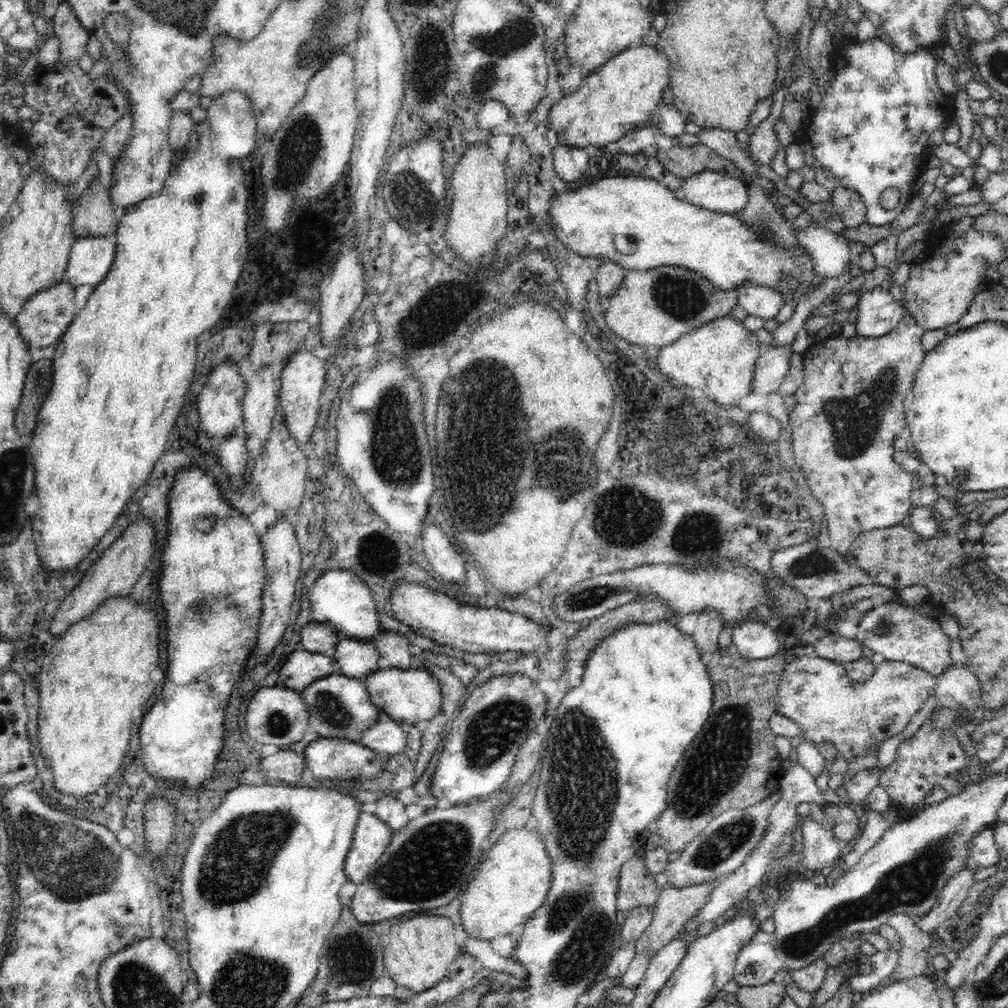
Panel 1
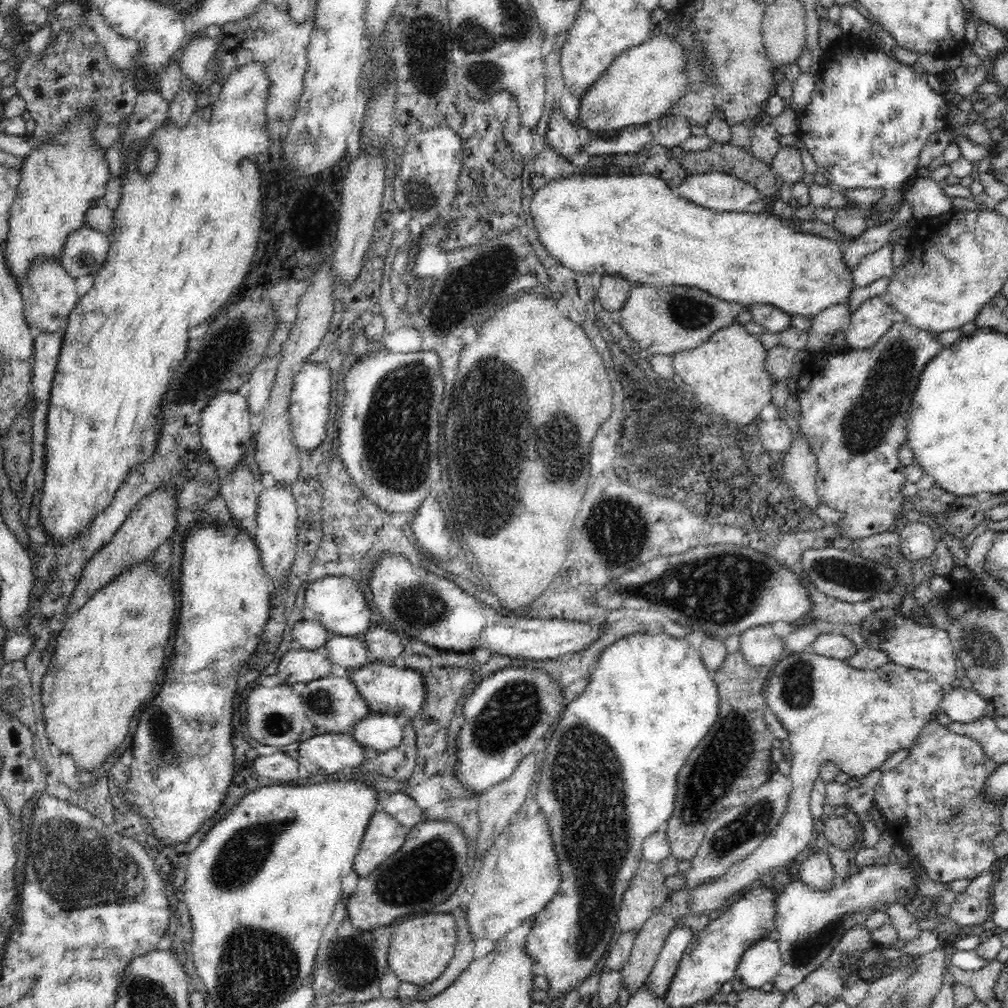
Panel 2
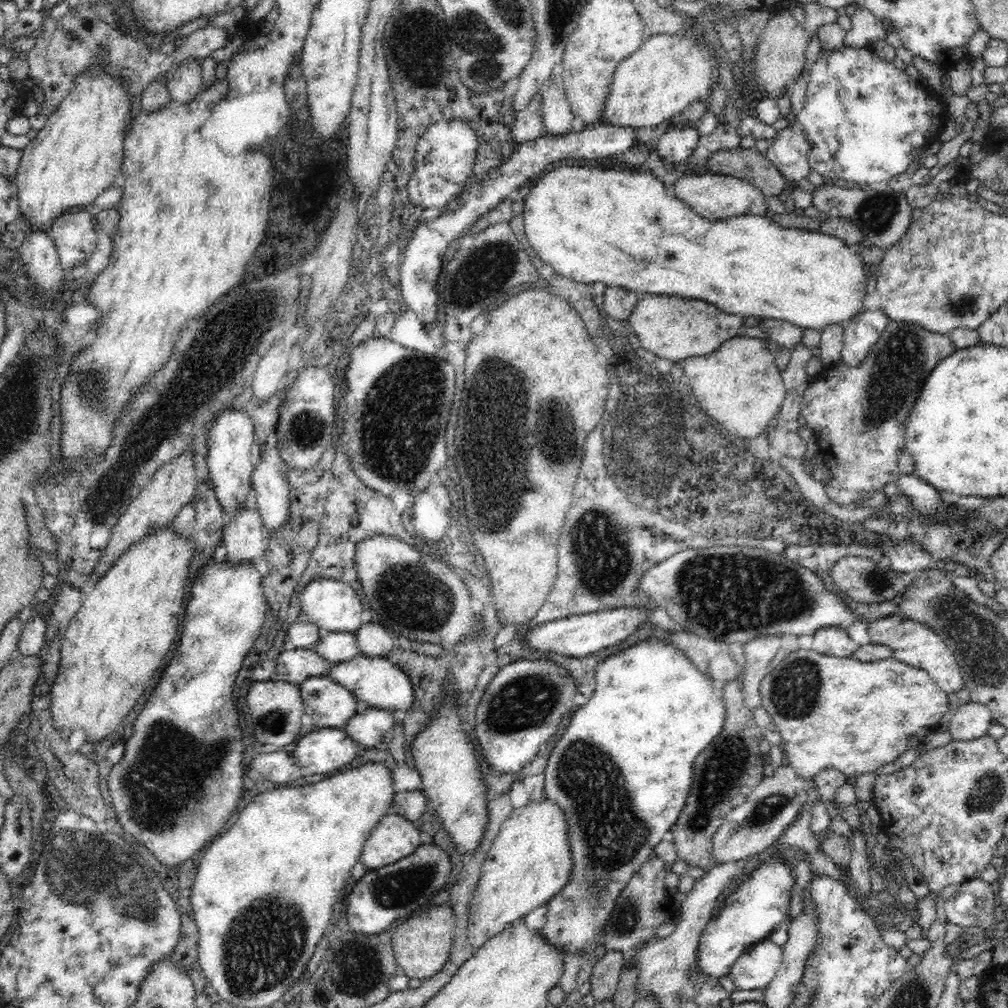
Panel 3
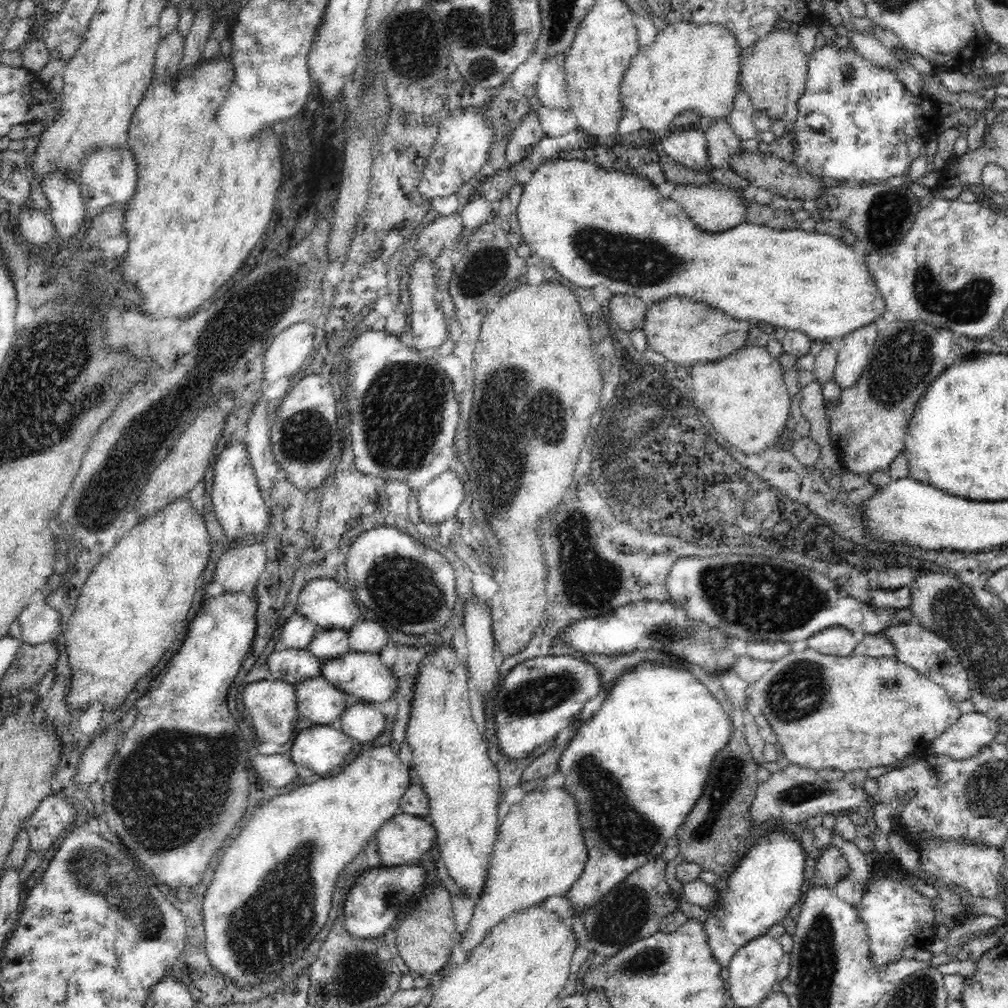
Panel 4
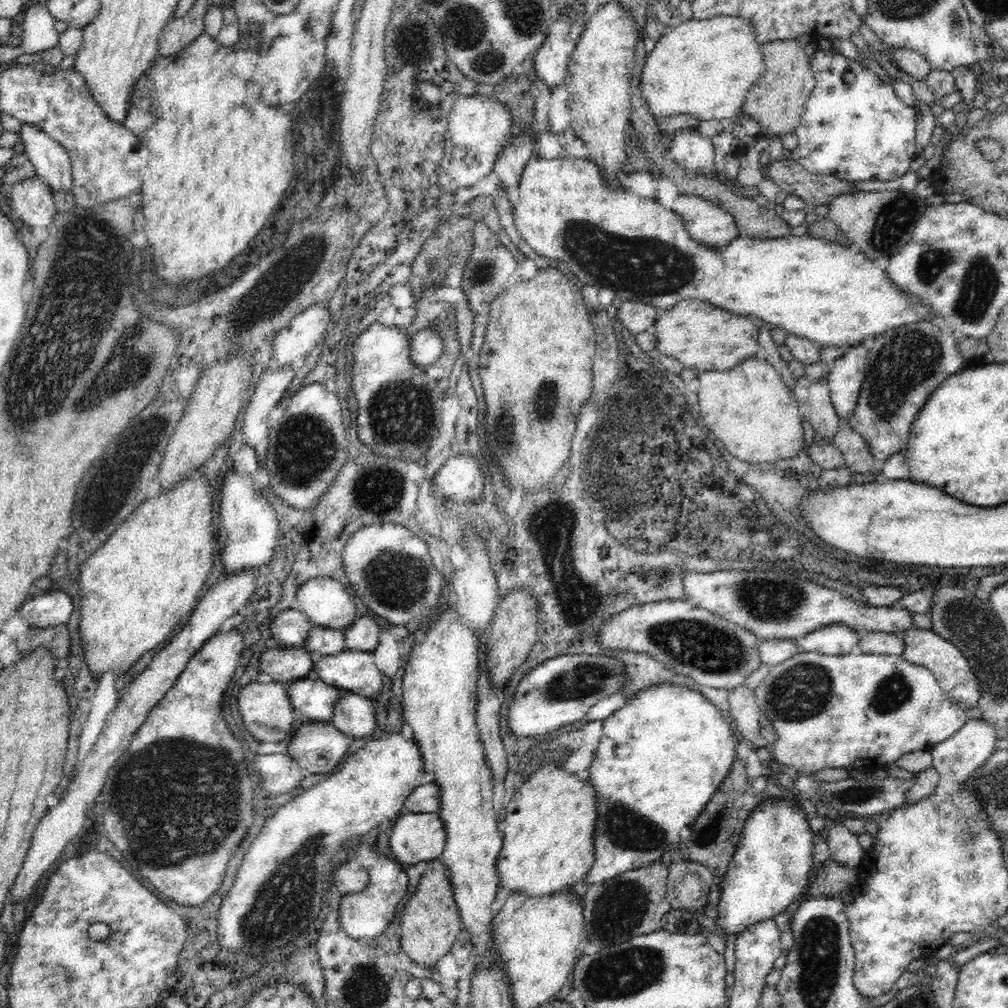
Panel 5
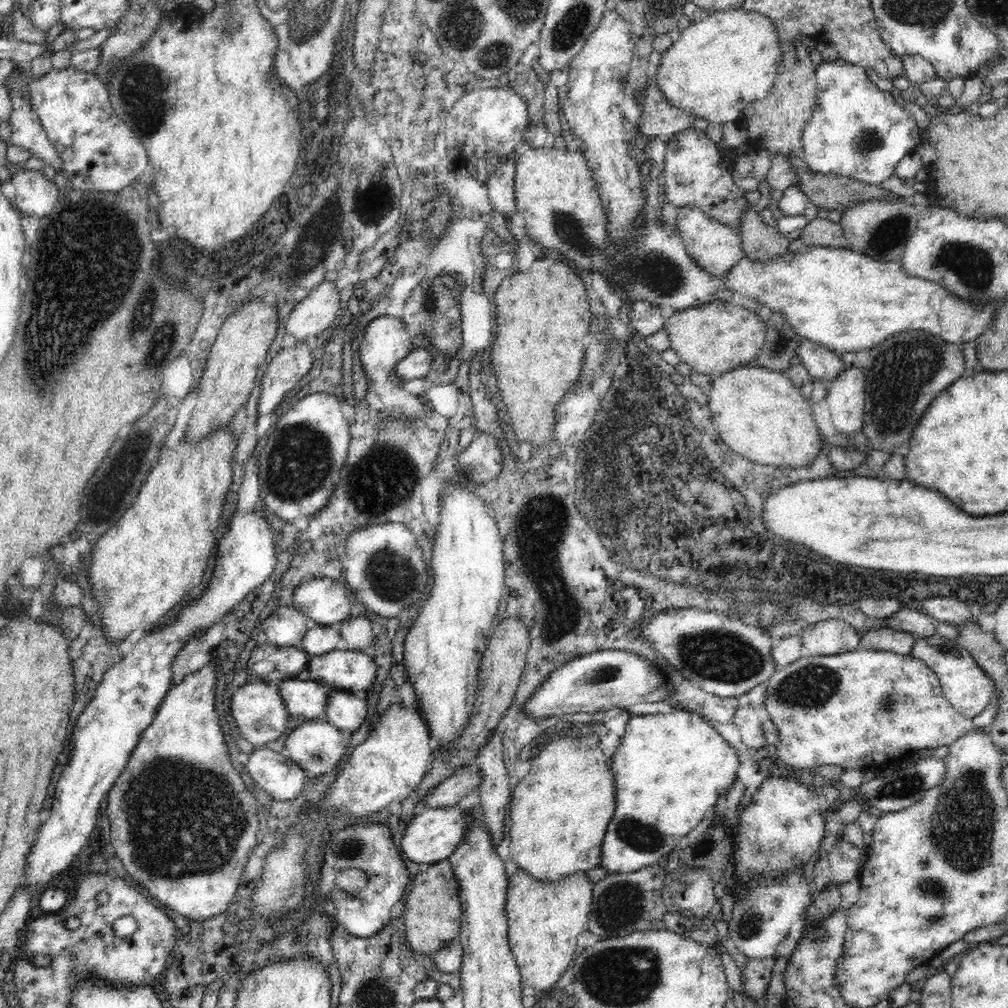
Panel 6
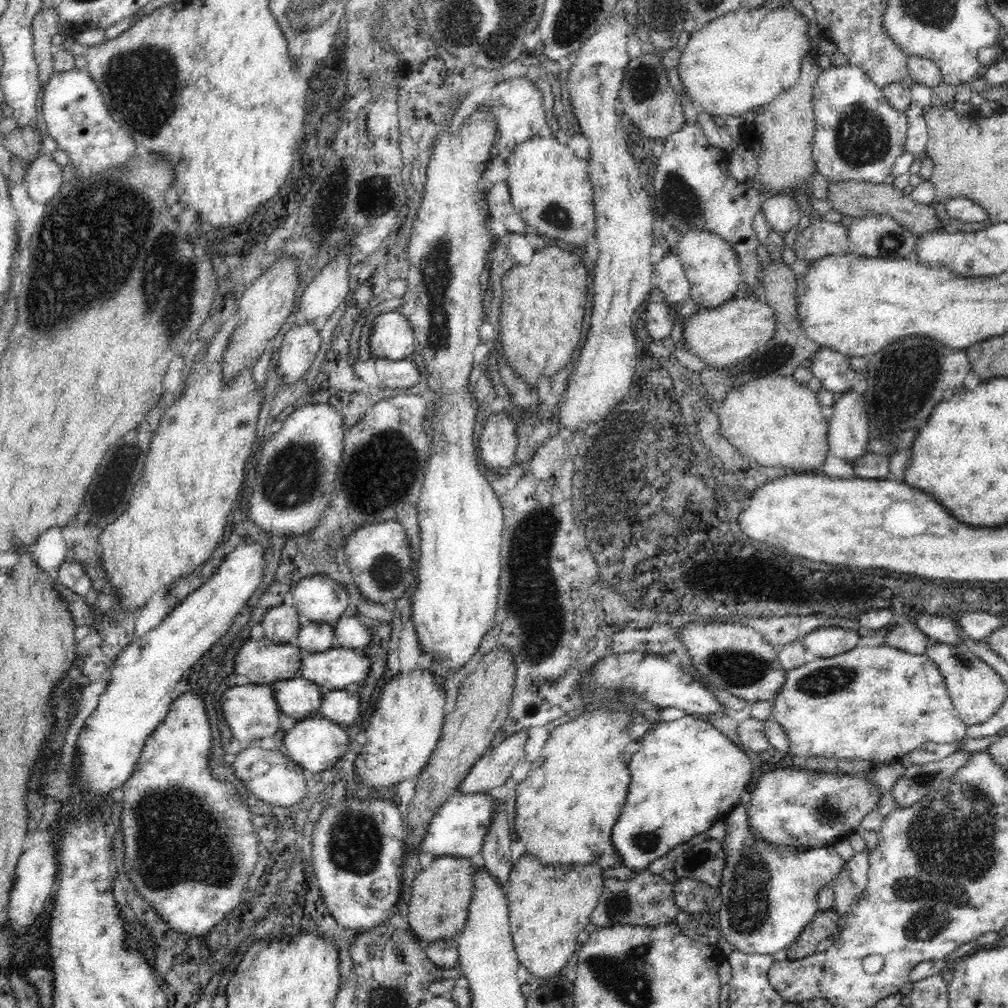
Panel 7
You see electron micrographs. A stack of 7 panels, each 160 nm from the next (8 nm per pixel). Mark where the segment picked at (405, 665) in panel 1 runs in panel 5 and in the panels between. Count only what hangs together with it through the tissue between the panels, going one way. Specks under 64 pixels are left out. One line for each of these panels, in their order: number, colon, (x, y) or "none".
2: (382, 645)
3: (374, 640)
4: (366, 636)
5: (362, 635)

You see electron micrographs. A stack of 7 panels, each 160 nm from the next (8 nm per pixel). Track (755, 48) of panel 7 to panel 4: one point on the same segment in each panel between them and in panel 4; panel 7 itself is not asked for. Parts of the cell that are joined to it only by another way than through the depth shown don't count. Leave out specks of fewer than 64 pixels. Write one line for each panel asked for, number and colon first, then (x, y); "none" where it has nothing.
4: (688, 66)
5: (706, 68)
6: (718, 66)

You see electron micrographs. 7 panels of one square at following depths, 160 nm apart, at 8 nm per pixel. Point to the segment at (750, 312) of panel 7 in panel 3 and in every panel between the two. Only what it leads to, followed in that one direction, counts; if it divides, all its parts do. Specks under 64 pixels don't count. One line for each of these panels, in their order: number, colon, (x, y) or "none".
3: (674, 328)
4: (686, 332)
5: (701, 336)
6: (716, 337)

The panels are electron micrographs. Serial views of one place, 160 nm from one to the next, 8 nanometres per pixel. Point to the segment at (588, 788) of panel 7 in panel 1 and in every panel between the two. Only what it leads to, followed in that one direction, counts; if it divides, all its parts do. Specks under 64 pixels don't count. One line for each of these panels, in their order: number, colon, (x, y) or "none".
1: (512, 880)
2: (518, 876)
3: (529, 862)
4: (539, 851)
5: (548, 844)
6: (559, 812)

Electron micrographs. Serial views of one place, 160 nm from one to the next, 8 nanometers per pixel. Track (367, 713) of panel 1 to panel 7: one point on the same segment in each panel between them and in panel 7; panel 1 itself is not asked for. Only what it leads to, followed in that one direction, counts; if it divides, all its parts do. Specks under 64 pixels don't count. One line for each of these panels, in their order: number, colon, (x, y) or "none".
2: (334, 704)
3: (331, 705)
4: (318, 701)
5: (312, 699)
6: (305, 698)
7: (298, 698)

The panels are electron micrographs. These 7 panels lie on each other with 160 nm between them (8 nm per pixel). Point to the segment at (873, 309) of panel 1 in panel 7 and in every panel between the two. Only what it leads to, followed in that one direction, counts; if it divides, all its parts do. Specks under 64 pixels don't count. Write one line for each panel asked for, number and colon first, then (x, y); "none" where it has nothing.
2: (875, 316)
3: (860, 334)
4: (855, 348)
5: (846, 379)
6: (846, 393)
7: (847, 436)

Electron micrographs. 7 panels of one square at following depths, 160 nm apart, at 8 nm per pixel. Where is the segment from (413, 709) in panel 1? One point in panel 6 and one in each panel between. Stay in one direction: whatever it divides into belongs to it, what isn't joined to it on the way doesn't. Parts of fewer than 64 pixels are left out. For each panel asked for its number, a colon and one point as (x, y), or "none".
2: (388, 689)
3: (377, 683)
4: (362, 676)
5: (355, 672)
6: (354, 672)

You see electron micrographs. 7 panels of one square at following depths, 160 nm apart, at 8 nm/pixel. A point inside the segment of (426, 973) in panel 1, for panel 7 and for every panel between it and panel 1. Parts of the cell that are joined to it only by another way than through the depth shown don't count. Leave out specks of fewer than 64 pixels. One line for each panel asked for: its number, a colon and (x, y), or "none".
2: (421, 948)
3: (421, 945)
4: (426, 935)
5: (430, 921)
6: (432, 913)
7: (441, 893)

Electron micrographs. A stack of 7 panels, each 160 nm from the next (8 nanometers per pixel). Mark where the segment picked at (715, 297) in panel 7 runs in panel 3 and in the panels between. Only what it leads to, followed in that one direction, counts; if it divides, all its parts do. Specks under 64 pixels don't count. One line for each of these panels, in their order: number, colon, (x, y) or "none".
3: (714, 196)
4: (714, 207)
5: (706, 222)
6: (716, 247)

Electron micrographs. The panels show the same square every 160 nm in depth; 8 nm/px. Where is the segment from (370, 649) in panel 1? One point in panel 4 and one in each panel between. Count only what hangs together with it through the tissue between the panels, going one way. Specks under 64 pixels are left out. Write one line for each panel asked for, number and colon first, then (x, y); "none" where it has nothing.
2: (350, 652)
3: (335, 647)
4: (327, 644)

